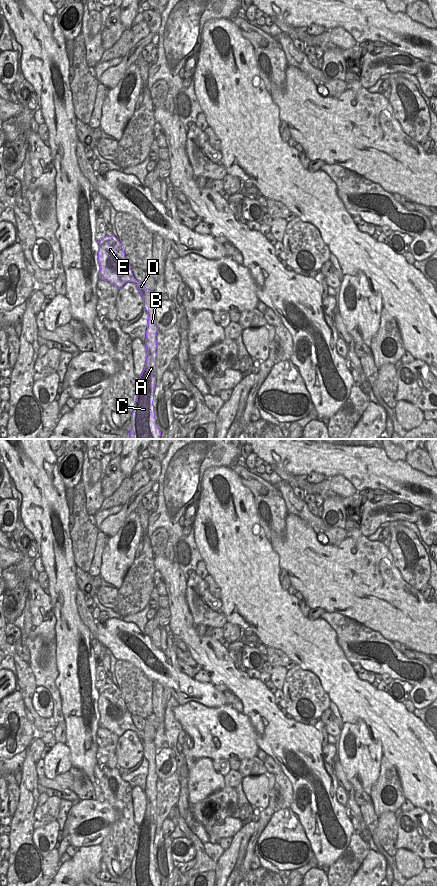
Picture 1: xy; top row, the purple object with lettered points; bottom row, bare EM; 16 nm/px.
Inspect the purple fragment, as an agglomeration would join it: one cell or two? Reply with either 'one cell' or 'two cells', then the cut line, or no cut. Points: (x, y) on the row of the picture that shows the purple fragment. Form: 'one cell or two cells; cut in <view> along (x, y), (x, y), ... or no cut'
one cell; no cut

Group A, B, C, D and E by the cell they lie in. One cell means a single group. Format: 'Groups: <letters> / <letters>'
Groups: A B C D E.

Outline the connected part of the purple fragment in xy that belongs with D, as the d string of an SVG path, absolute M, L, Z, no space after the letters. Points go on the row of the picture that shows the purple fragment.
M106 235L98 241L98 244L99 279L108 281L118 289L121 289L127 282L134 283L143 298L143 310L148 313L145 339L146 363L139 378L137 398L131 415L130 439L160 439L161 432L156 424L153 406L158 333L155 308L158 302L155 300L154 292L134 278L132 266L125 257L121 243L114 235Z

